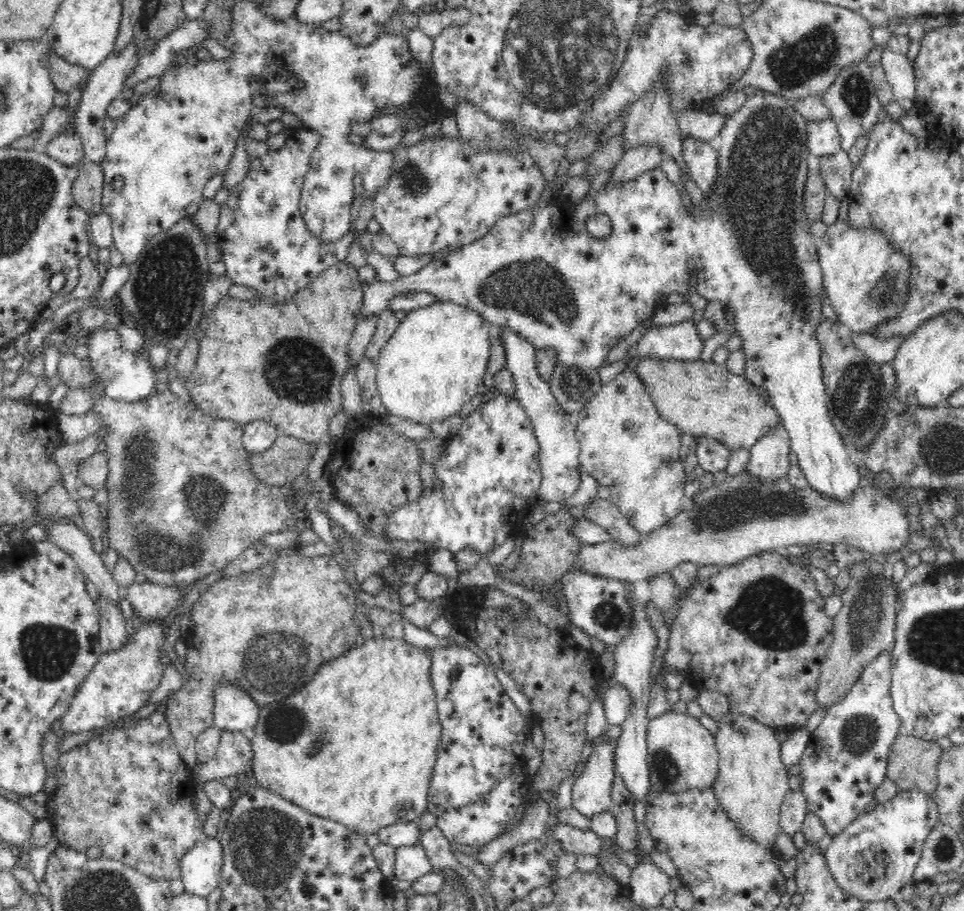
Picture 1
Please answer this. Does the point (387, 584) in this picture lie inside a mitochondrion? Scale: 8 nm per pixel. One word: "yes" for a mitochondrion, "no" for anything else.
no

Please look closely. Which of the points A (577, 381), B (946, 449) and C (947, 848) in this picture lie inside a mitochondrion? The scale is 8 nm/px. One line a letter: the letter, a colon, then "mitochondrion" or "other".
A: mitochondrion
B: mitochondrion
C: mitochondrion

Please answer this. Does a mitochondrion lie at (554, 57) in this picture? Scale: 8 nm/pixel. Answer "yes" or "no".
yes

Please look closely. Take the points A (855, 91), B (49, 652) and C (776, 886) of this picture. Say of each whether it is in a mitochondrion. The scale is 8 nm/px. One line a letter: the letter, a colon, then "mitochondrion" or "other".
A: mitochondrion
B: mitochondrion
C: other

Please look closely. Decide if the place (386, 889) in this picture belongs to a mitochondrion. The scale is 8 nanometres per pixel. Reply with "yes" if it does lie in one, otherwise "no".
no

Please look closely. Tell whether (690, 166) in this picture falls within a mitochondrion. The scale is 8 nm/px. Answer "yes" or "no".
no

